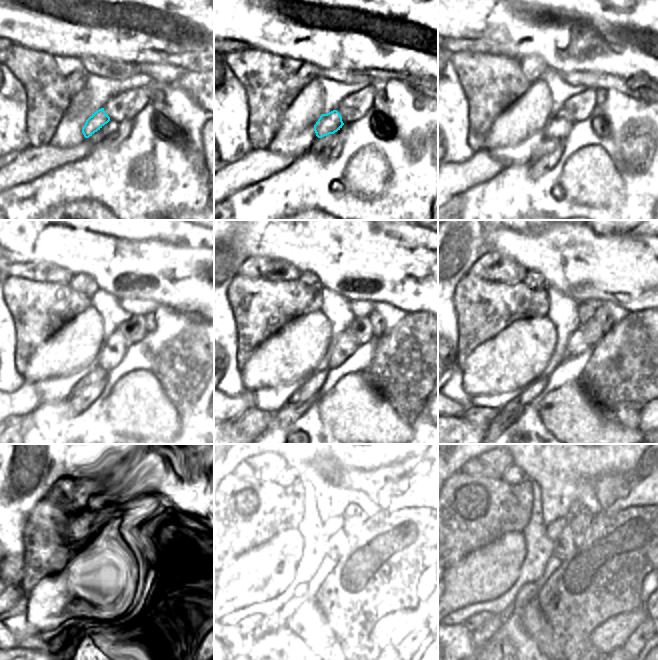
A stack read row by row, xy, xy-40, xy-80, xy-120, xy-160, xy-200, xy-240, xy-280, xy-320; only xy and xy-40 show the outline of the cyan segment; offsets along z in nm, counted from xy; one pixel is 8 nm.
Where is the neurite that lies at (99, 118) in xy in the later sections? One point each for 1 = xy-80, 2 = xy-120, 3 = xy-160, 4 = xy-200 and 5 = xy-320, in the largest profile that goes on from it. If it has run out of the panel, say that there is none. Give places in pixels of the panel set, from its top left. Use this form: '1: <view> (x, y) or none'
1: xy-80 (559, 125)
2: xy-120 (114, 348)
3: xy-160 (346, 344)
4: xy-200 (575, 345)
5: xy-320 (564, 546)

